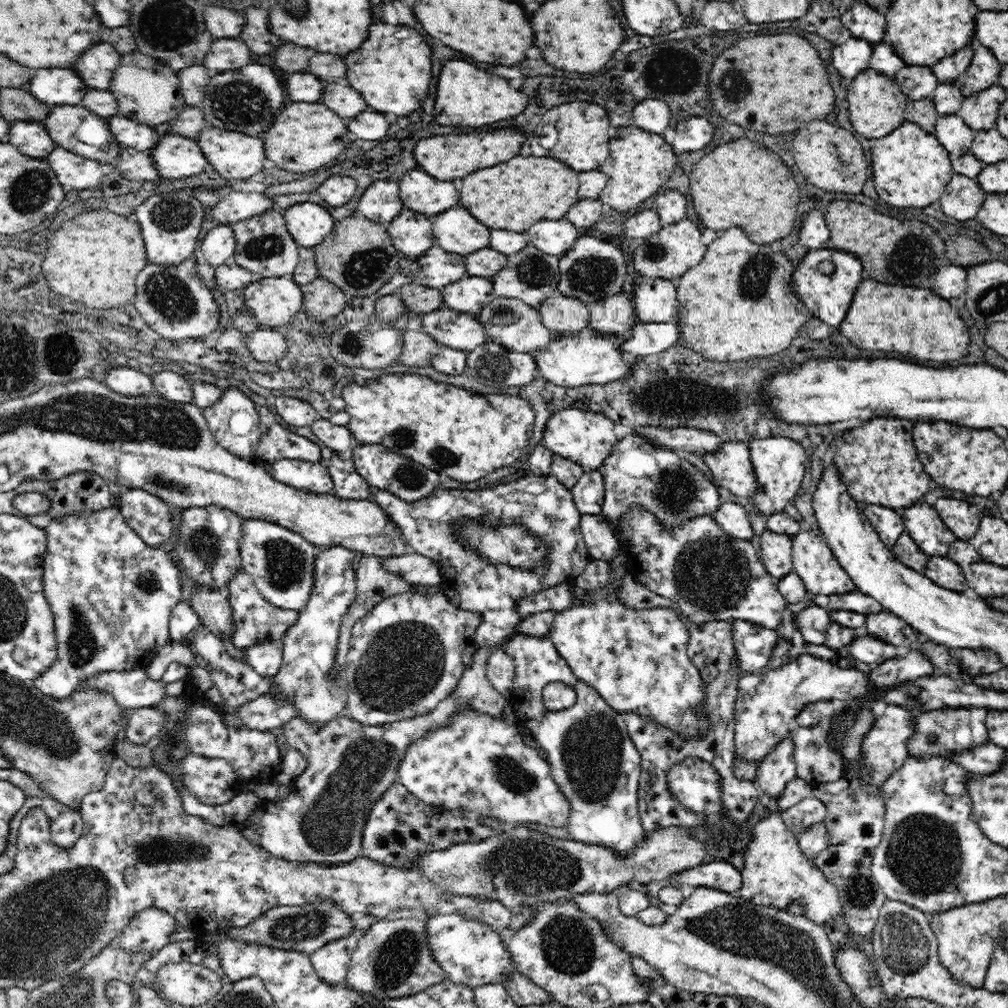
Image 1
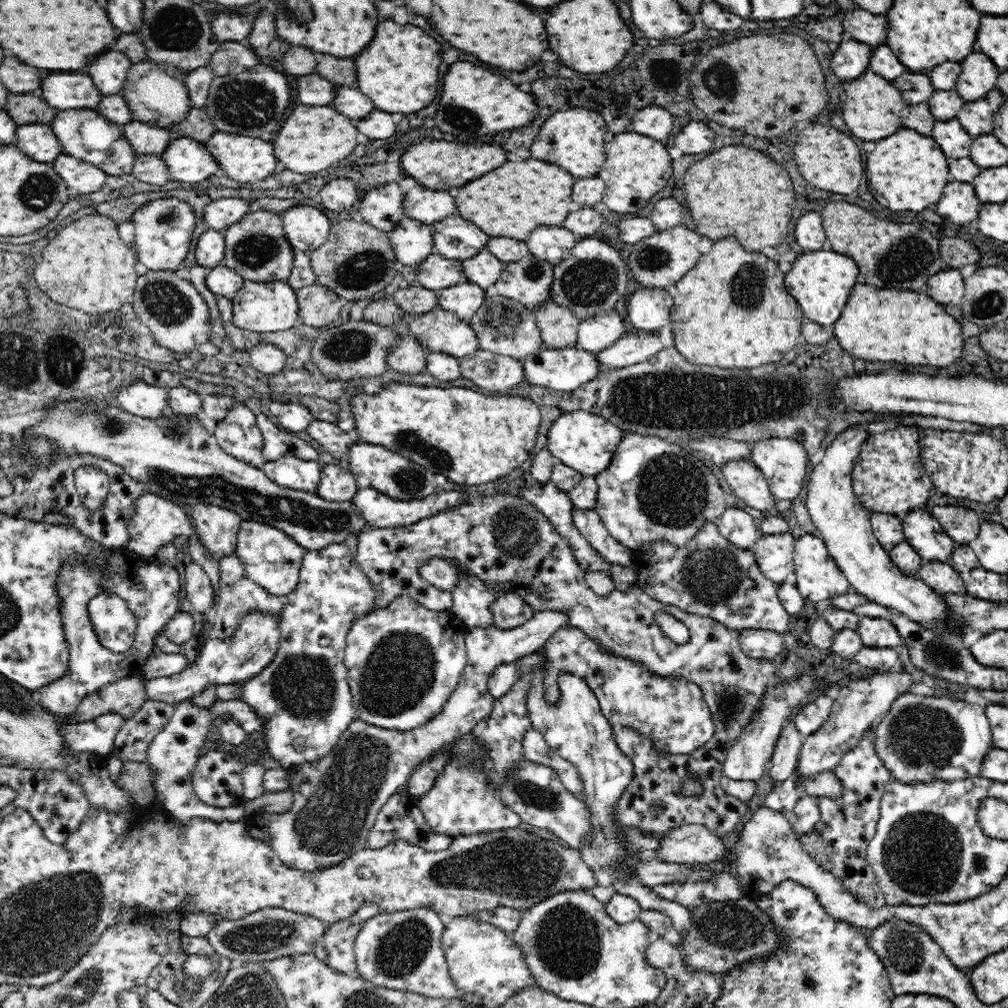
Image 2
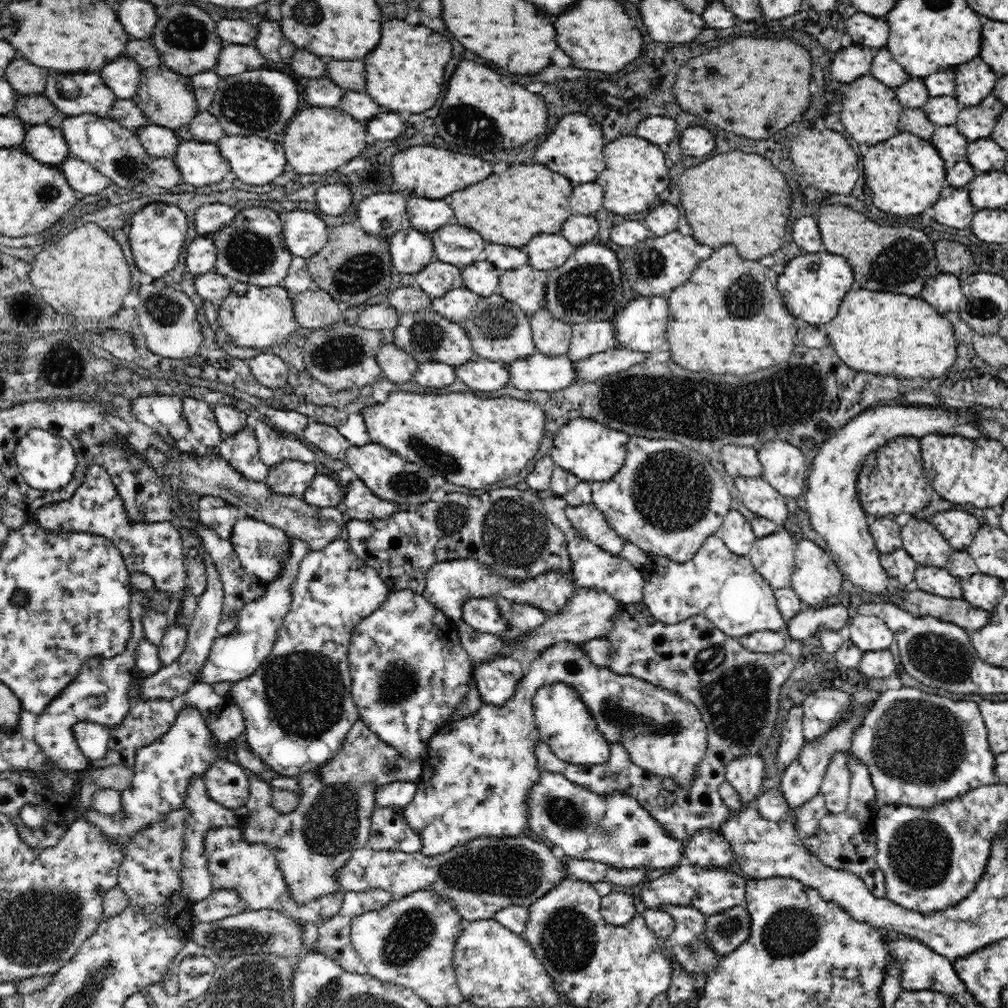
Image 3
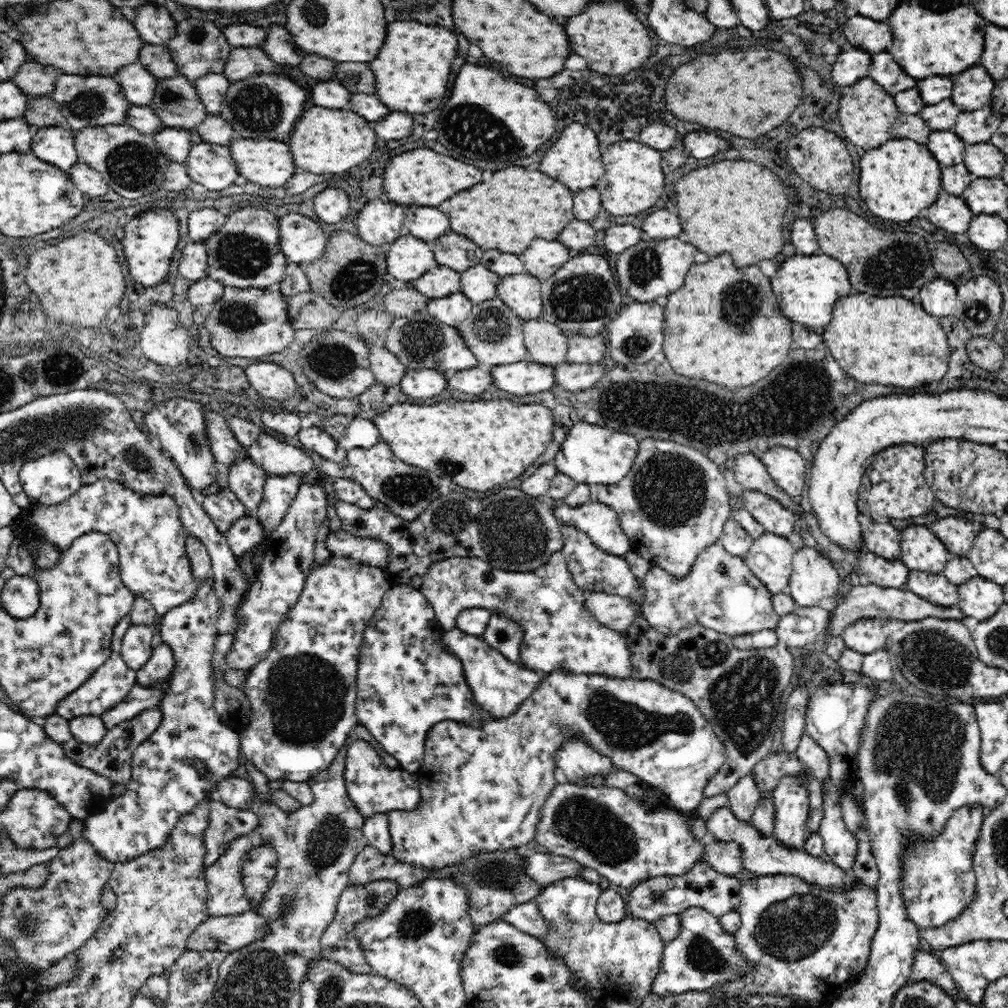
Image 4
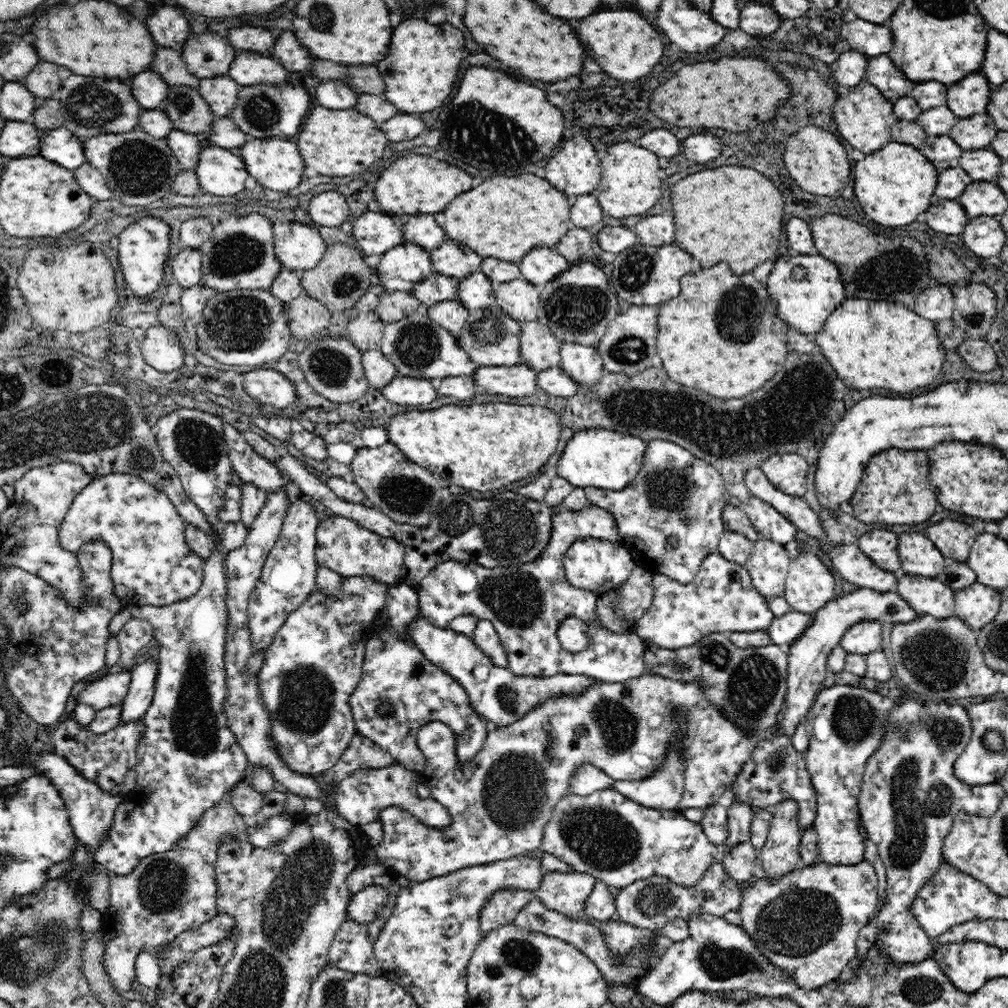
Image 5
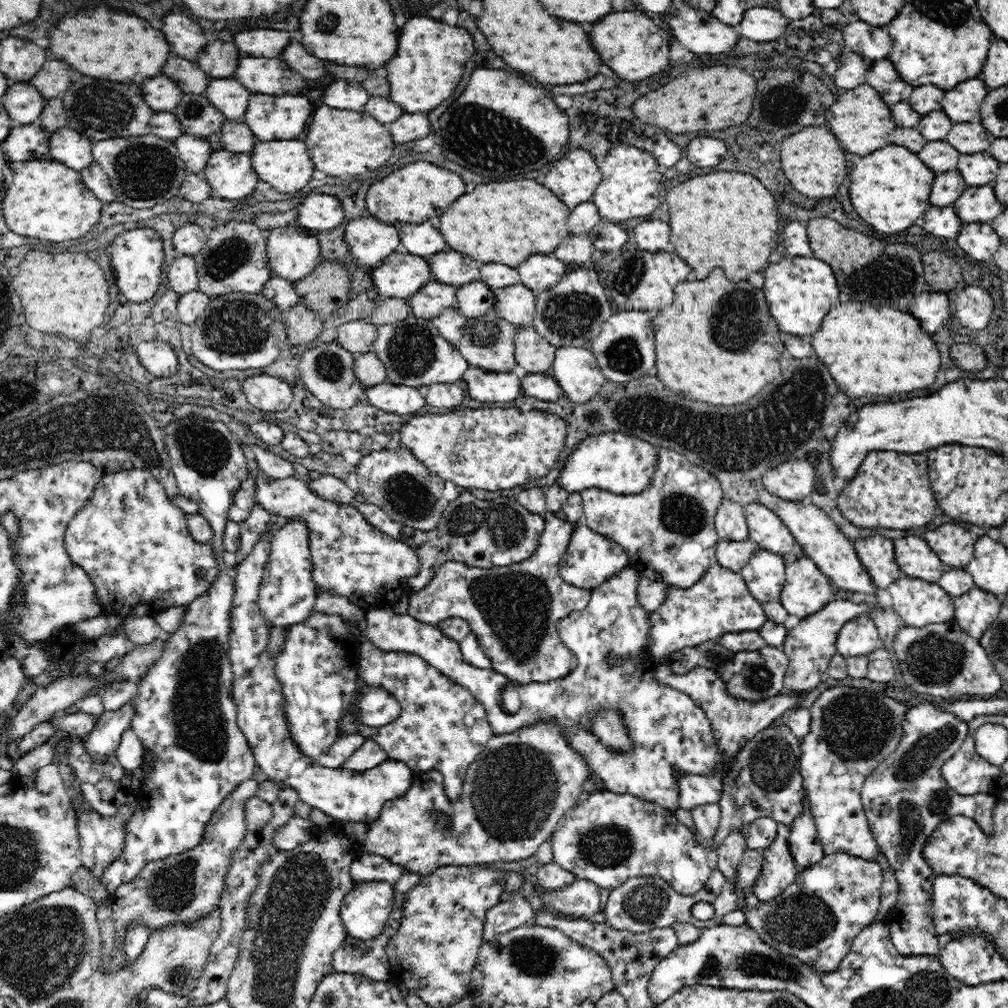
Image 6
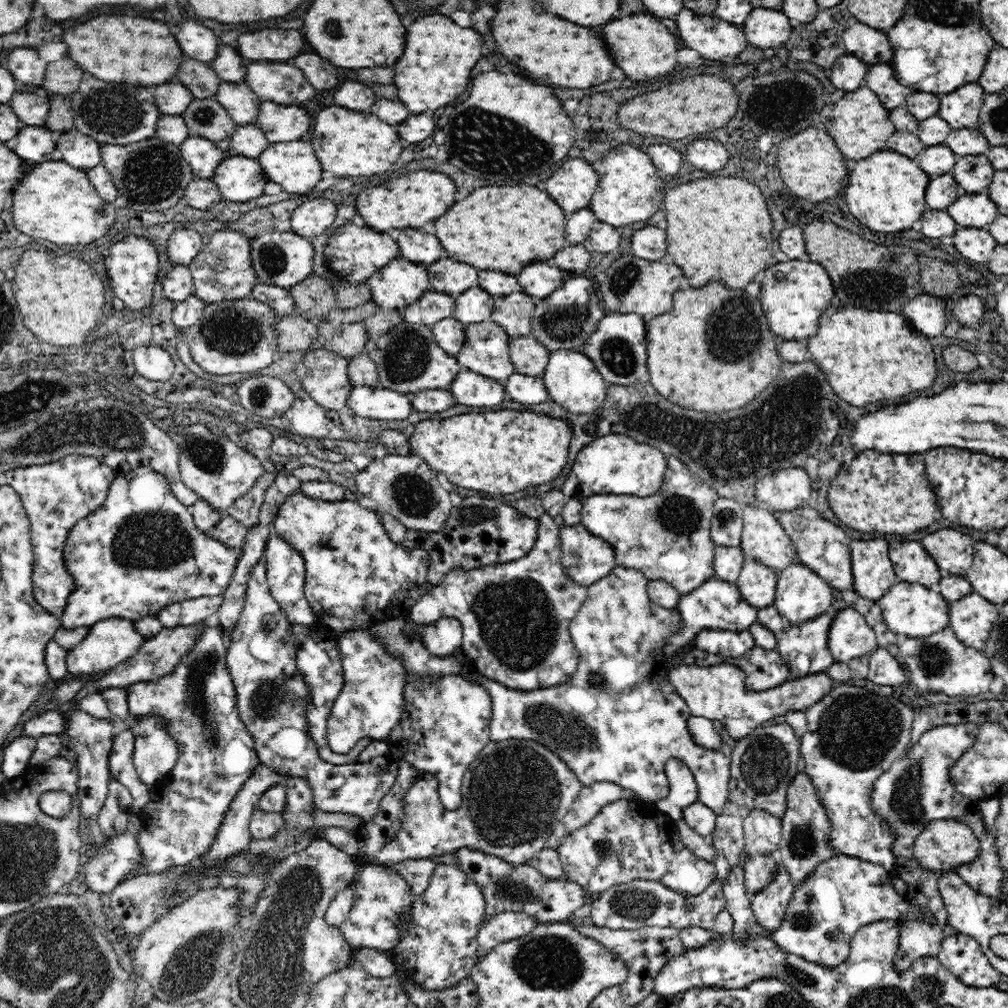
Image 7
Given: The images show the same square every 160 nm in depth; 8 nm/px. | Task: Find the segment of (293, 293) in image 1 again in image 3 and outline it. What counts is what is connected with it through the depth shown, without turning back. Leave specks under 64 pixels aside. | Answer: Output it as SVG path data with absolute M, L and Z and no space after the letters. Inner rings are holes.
M229 279L230 294L219 303L217 321L227 334L227 343L237 348L270 348L294 338L299 327L294 318L293 299L282 286L257 287Z

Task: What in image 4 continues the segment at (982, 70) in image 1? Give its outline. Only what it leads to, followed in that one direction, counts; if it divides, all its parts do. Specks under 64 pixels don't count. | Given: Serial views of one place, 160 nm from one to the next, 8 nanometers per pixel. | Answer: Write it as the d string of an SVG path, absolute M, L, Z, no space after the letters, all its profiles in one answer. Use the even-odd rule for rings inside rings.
M984 67L968 68L966 72L951 77L951 80L951 99L960 112L973 111L990 104L995 81Z

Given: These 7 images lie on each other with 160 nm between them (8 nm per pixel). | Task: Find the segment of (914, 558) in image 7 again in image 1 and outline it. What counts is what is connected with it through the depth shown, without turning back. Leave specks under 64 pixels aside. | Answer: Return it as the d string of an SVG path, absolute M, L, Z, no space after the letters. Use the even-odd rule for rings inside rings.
M923 500L904 508L901 516L904 521L905 532L914 539L914 542L930 557L946 557L951 544L956 541L956 535L944 524L935 507L930 507Z

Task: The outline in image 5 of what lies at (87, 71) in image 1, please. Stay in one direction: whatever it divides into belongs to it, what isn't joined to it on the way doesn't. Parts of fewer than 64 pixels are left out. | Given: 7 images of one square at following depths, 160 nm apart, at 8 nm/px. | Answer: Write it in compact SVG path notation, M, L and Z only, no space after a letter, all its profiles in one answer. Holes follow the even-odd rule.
M142 72L130 80L130 88L133 97L144 110L154 110L161 108L170 86L158 74Z

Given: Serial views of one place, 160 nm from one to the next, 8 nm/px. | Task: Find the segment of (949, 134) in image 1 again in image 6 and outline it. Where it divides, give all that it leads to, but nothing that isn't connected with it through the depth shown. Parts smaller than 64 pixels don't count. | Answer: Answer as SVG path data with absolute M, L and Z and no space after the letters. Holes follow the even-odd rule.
M946 140L927 141L917 154L924 165L928 166L935 175L946 171L956 171L961 155Z

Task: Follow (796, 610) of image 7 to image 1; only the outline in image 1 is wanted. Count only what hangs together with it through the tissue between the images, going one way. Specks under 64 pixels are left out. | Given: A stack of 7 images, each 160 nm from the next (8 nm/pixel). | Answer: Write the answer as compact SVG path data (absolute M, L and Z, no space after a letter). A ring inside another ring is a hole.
M819 528L800 531L793 535L791 547L793 573L802 579L809 596L846 594L857 590L850 576L843 570L843 567L832 554Z

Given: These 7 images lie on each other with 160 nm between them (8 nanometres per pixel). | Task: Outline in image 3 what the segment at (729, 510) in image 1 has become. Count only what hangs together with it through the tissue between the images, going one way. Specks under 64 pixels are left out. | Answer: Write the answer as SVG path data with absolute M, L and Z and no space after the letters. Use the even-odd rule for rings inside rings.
M735 508L725 516L716 536L720 537L732 554L747 556L753 542L757 539L750 523Z

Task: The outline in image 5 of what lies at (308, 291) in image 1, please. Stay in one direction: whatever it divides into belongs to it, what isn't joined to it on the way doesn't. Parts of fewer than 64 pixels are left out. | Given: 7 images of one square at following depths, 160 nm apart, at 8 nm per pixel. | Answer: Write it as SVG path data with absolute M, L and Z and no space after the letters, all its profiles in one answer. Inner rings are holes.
M306 294L295 298L286 307L292 337L310 340L318 337L330 324L332 312Z

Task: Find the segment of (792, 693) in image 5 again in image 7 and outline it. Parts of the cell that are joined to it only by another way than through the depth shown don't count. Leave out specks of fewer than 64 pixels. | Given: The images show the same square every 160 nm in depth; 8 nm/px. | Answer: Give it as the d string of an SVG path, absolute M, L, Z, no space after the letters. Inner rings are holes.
M831 610L796 626L788 625L784 634L777 636L775 650L787 662L790 679L807 676L806 672L800 672L796 668L794 660L800 654L808 656L810 673L825 672L828 666L835 663L828 649L828 628L835 617L835 612Z

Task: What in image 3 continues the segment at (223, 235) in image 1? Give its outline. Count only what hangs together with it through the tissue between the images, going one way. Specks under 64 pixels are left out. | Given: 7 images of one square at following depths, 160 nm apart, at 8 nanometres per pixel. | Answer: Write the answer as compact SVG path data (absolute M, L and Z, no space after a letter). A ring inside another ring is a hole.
M197 235L186 254L186 270L194 276L210 273L216 264L216 247L211 236Z

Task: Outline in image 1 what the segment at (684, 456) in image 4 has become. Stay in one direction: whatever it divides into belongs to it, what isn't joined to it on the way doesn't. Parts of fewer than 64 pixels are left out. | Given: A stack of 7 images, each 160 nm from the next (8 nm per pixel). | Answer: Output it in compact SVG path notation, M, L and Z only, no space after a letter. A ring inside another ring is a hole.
M637 432L618 440L598 471L605 487L600 515L611 526L620 525L628 510L636 505L656 514L656 521L664 526L682 525L700 515L712 516L721 505L715 482L690 464L681 452L658 447Z

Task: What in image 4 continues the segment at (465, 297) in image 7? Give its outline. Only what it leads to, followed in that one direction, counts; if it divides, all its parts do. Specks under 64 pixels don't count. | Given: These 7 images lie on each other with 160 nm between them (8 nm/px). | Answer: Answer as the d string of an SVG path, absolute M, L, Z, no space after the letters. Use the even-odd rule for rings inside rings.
M480 265L473 266L461 273L458 292L466 295L473 303L486 302L497 296L497 286L501 278L496 273Z

